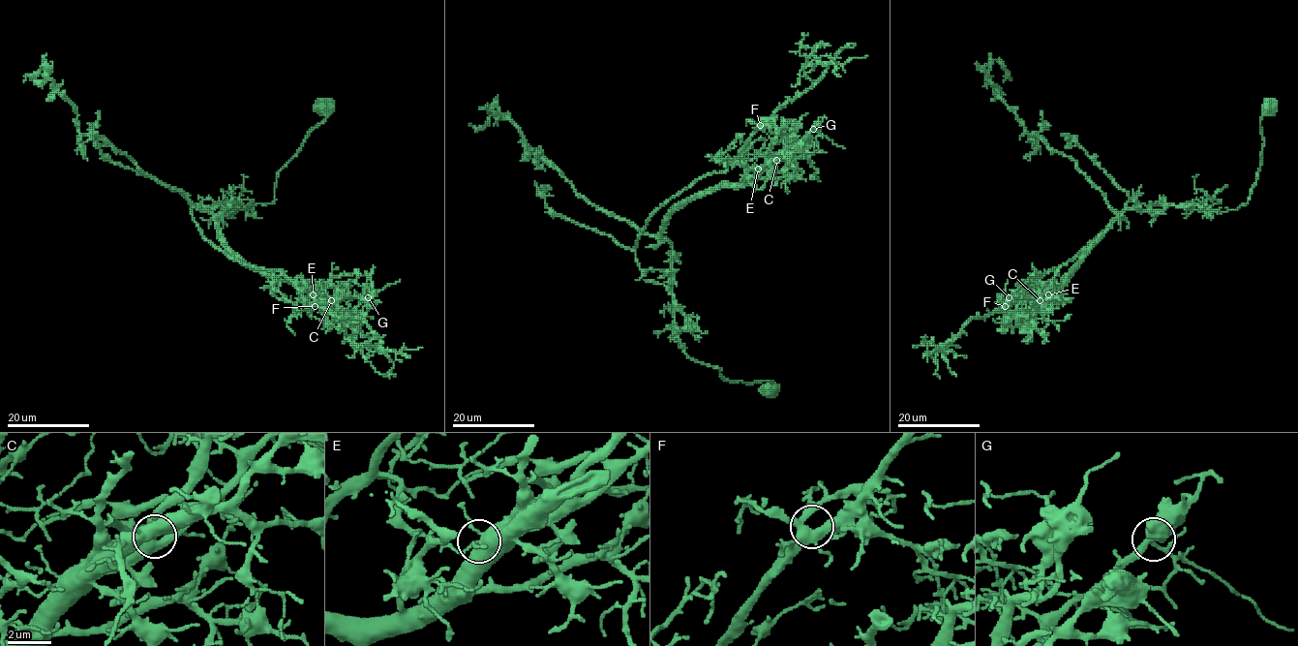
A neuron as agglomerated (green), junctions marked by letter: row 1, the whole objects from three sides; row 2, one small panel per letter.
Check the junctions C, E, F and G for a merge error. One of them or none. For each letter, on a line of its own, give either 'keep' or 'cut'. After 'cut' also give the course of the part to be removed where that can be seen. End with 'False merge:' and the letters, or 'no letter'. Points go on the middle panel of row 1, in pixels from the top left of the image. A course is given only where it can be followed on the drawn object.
C: keep
E: cut; course (758, 169), (746, 169), (737, 157), (723, 171), (703, 175), (662, 204), (632, 250), (555, 214), (534, 181)
F: keep
G: keep
False merge: E

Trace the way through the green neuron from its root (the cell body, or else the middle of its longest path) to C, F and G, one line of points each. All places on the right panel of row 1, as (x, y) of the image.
C: (1268, 108), (1260, 120), (1260, 168), (1247, 202), (1226, 211), (1177, 206), (1125, 209), (1066, 280), (1040, 300)
F: (1268, 108), (1260, 120), (1260, 168), (1247, 202), (1226, 211), (1125, 209), (1054, 293), (1036, 282), (1005, 306)
G: (1268, 108), (1260, 120), (1260, 168), (1247, 202), (1226, 211), (1177, 206), (1125, 209), (1049, 296), (1009, 297)

